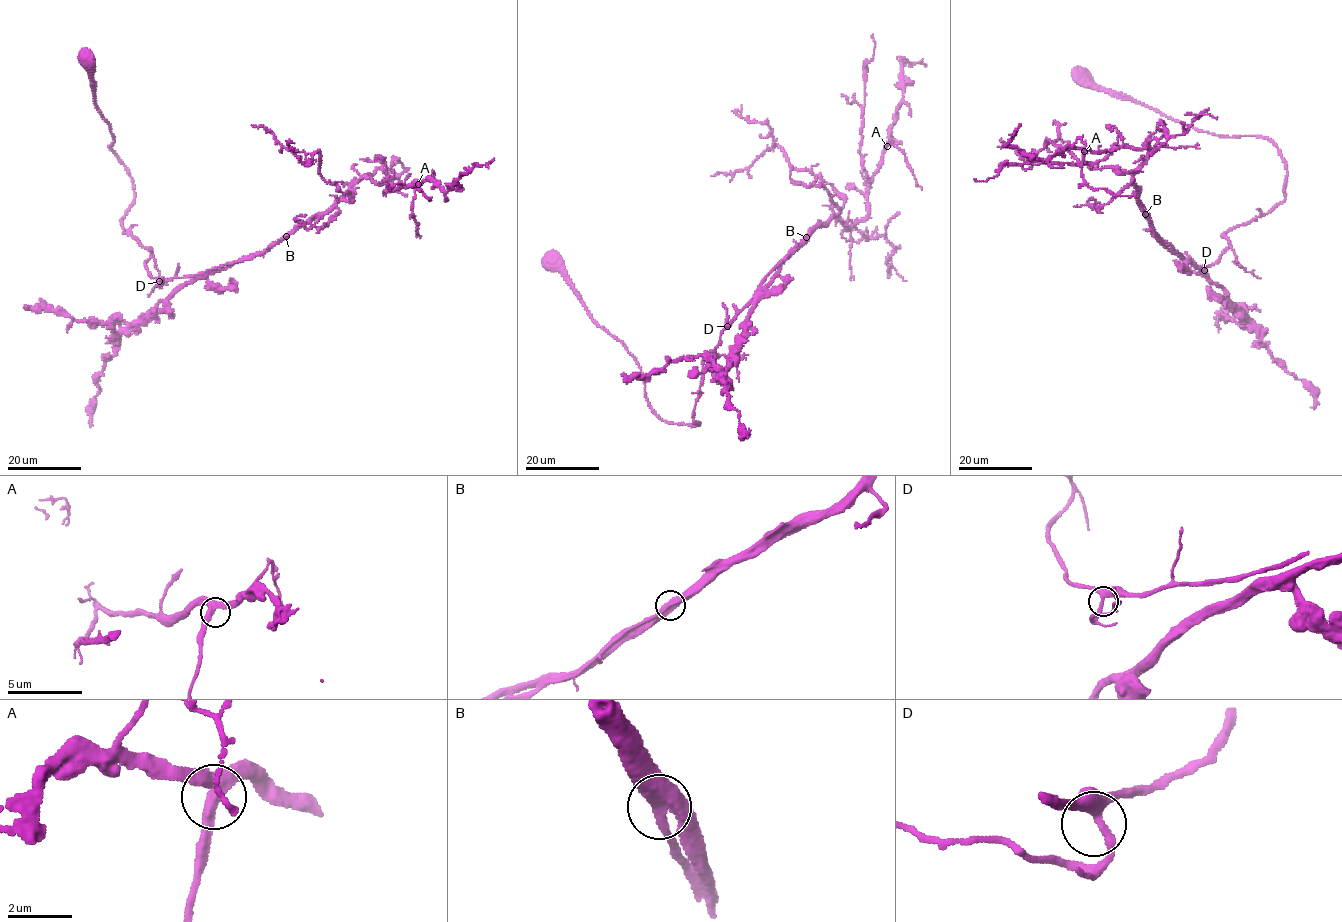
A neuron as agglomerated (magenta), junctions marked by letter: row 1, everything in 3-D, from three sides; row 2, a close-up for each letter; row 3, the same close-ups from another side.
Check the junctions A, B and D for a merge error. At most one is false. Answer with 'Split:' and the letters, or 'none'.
Split: none

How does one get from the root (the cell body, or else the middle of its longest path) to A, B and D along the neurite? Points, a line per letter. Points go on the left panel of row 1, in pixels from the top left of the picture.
A: (88, 60), (108, 146), (132, 183), (122, 223), (149, 248), (155, 278), (261, 254), (363, 177), (418, 184)
B: (88, 60), (108, 146), (132, 183), (122, 223), (149, 248), (150, 276), (212, 273), (286, 236)
D: (88, 60), (94, 101), (114, 138), (108, 146), (132, 183), (122, 223), (149, 248), (145, 267), (159, 281)

